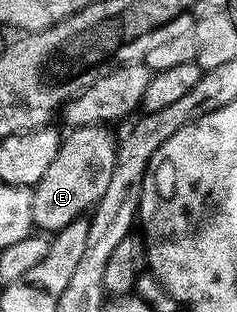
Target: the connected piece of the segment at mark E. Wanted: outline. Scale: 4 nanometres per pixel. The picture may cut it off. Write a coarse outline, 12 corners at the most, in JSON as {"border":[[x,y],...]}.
{"border":[[79,125],[32,186],[33,224],[56,235],[103,199],[118,138]]}

